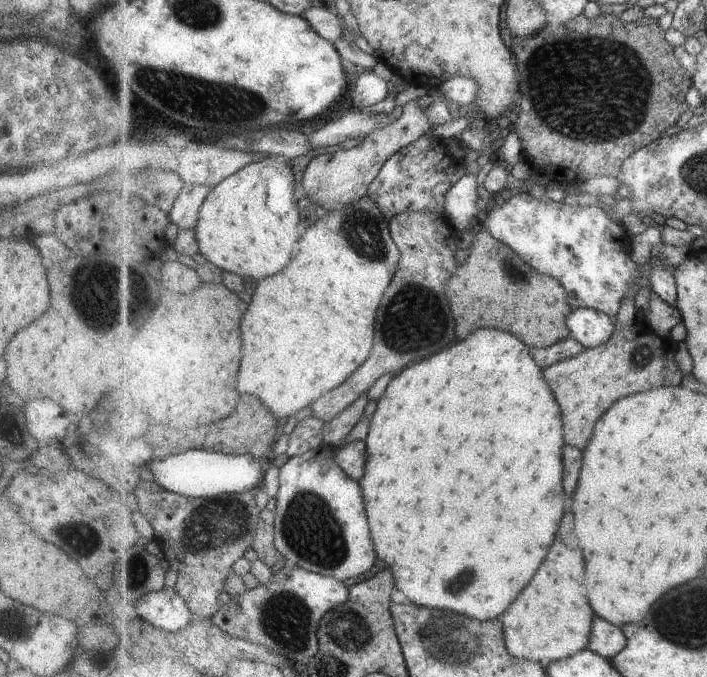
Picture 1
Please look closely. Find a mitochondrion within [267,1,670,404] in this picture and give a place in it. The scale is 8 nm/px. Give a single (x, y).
(606, 110)

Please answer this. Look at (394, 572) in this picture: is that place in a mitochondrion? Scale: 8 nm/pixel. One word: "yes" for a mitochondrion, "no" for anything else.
no

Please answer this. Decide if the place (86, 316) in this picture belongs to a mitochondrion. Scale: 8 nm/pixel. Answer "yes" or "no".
yes

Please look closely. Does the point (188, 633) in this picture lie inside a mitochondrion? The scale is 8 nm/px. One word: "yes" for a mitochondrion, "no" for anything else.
no

